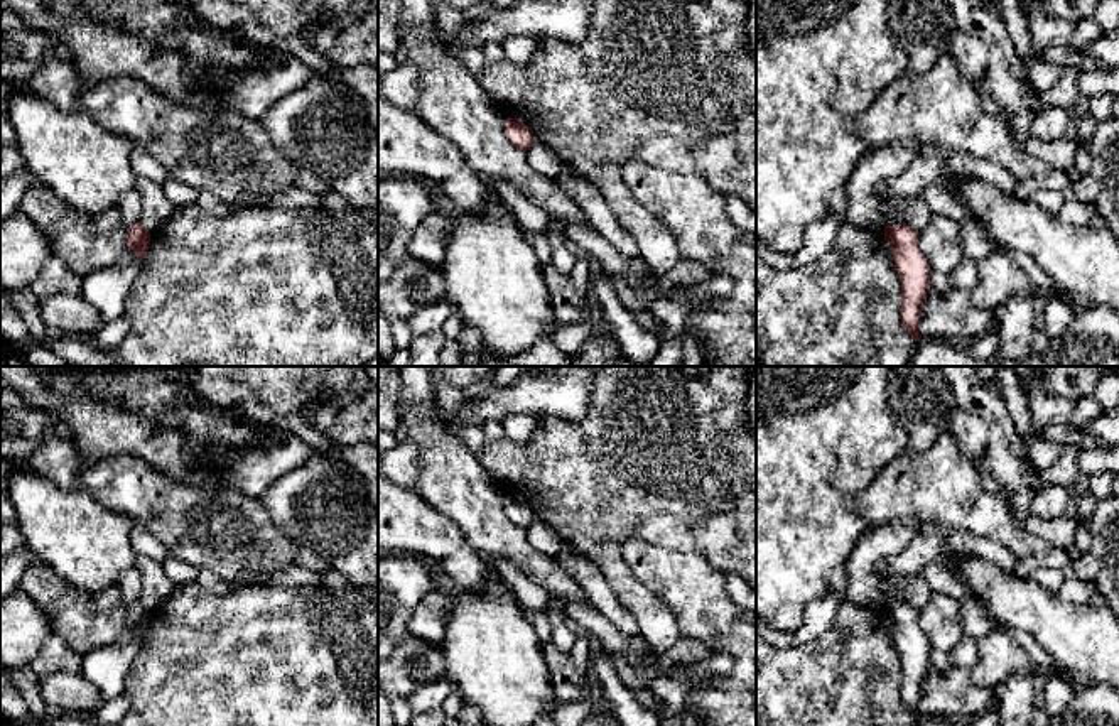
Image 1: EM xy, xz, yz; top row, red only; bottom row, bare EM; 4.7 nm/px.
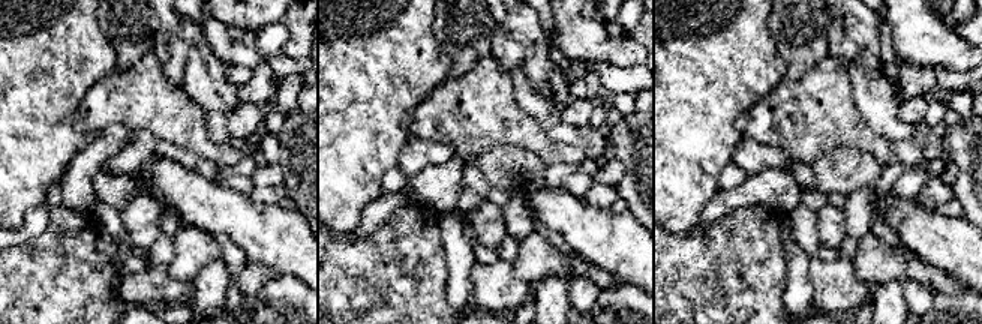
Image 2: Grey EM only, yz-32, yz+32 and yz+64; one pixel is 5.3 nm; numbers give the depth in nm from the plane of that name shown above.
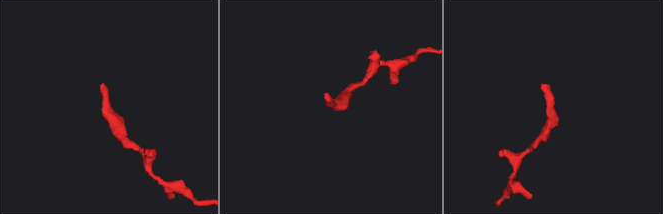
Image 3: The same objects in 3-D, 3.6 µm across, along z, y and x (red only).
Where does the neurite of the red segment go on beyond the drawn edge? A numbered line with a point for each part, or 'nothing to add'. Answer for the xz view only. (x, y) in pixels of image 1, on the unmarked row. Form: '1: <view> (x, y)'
nothing to add

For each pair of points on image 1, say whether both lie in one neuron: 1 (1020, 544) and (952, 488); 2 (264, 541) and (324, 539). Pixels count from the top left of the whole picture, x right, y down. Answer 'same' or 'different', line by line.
1: same
2: different

